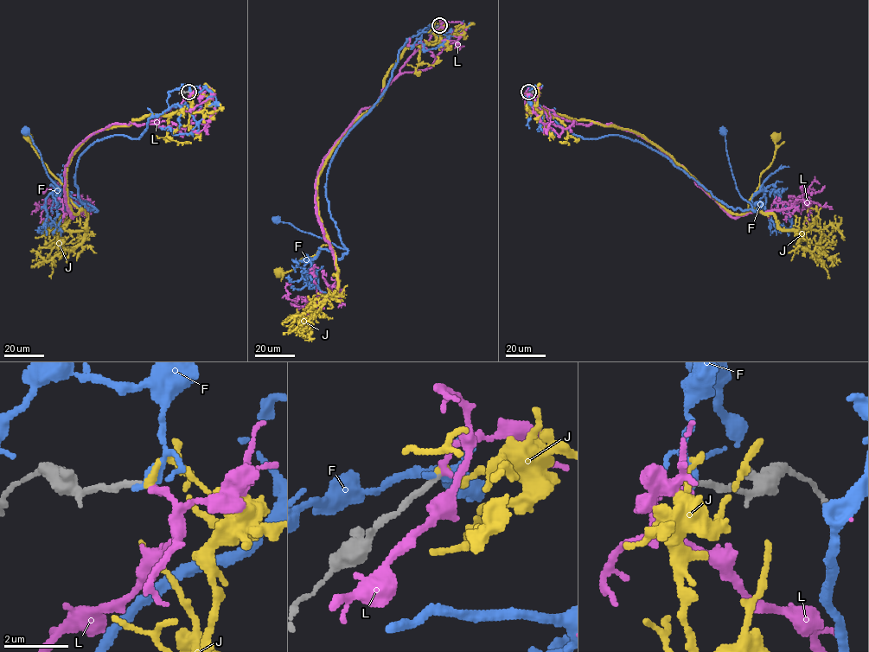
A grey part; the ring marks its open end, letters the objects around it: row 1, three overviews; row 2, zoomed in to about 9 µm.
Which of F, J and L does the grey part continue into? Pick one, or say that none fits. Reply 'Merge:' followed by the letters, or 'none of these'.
Merge: L

